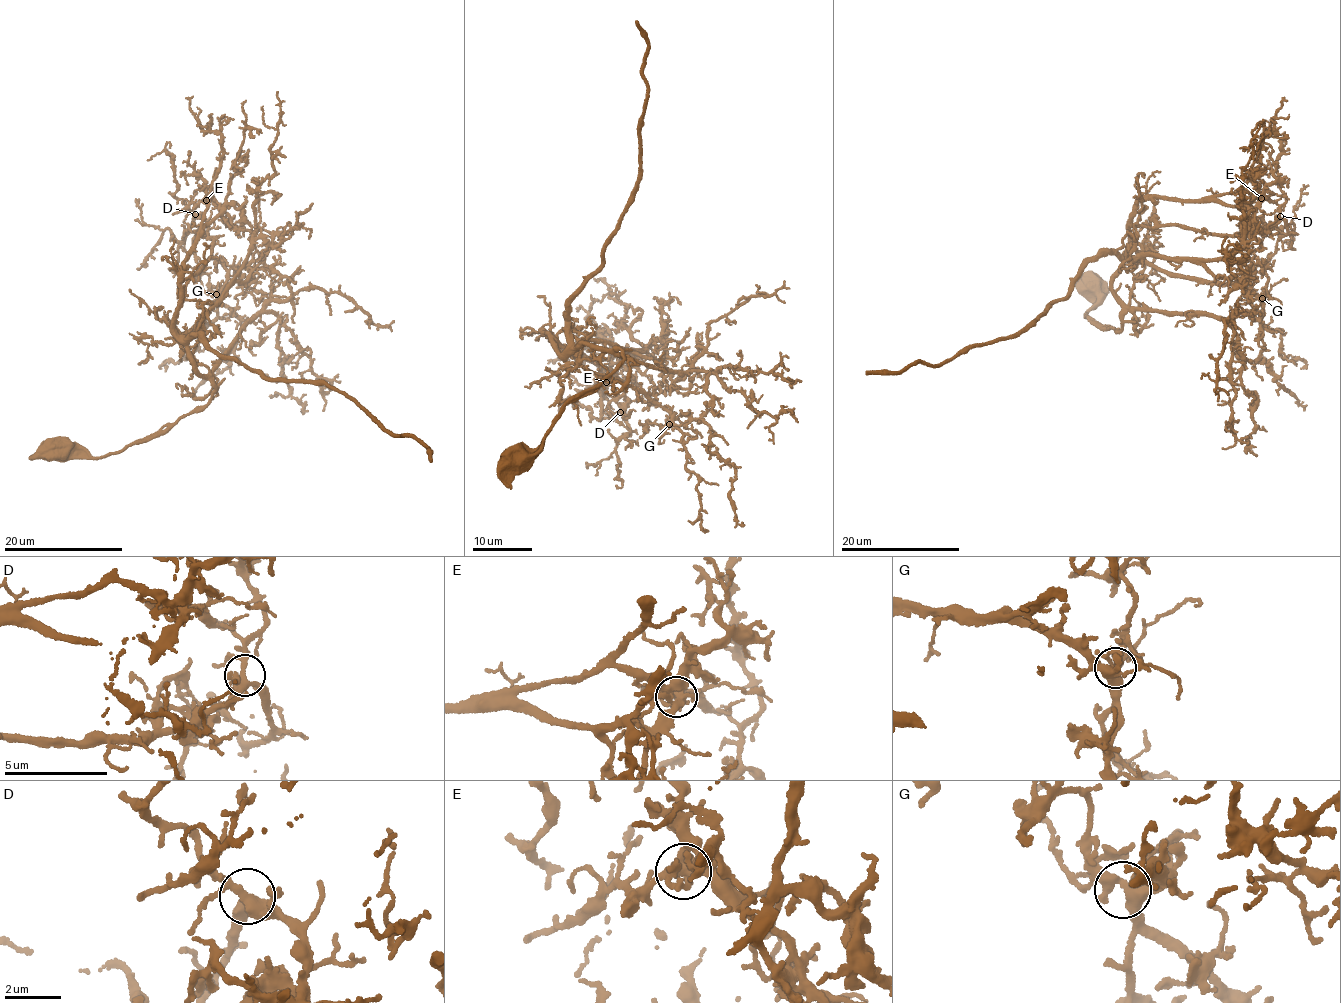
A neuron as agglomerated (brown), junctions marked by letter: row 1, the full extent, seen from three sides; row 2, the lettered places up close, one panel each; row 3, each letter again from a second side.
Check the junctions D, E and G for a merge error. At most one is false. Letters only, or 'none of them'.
E

